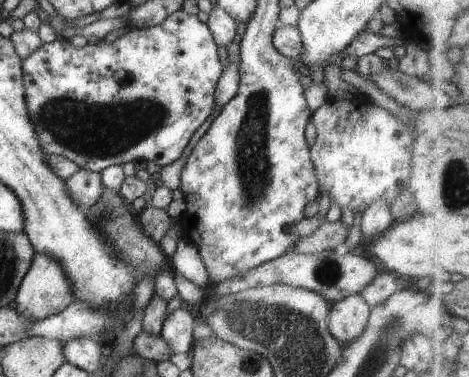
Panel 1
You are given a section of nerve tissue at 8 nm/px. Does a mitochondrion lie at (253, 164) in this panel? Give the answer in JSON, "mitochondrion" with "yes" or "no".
{"mitochondrion":"yes"}

